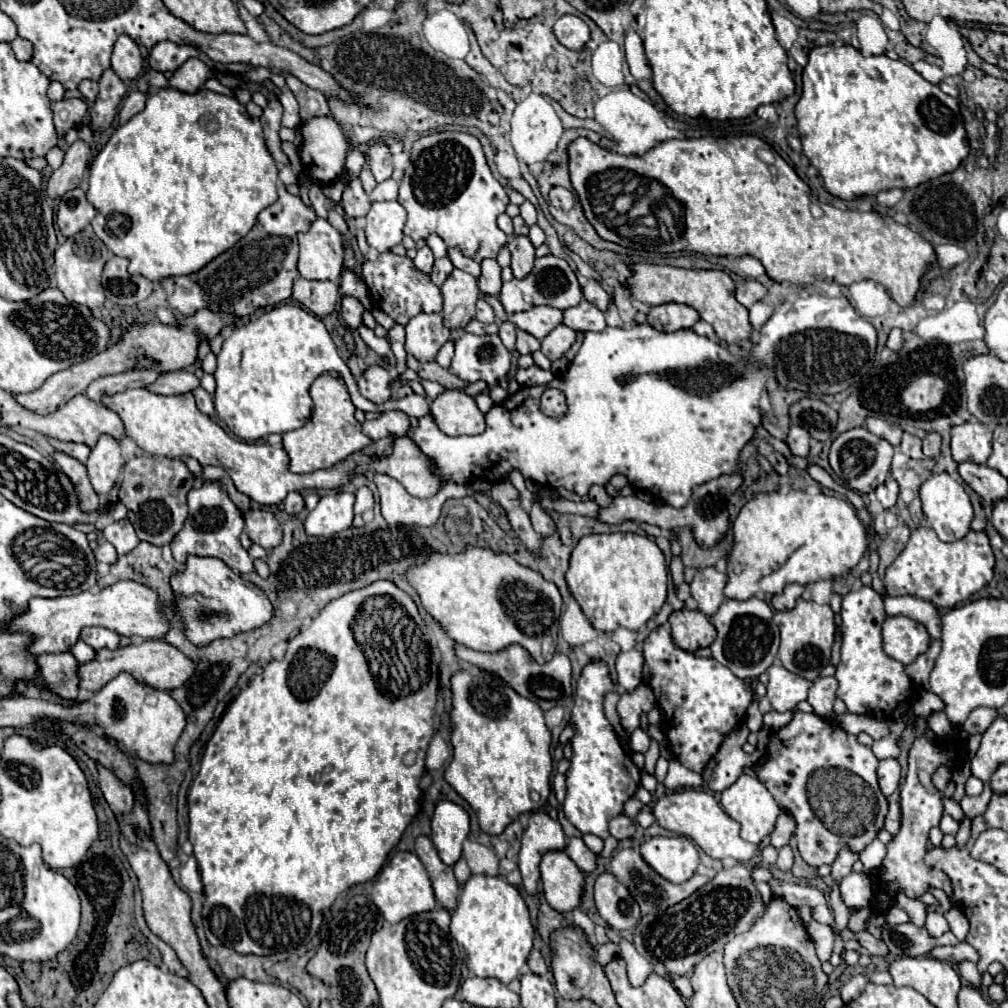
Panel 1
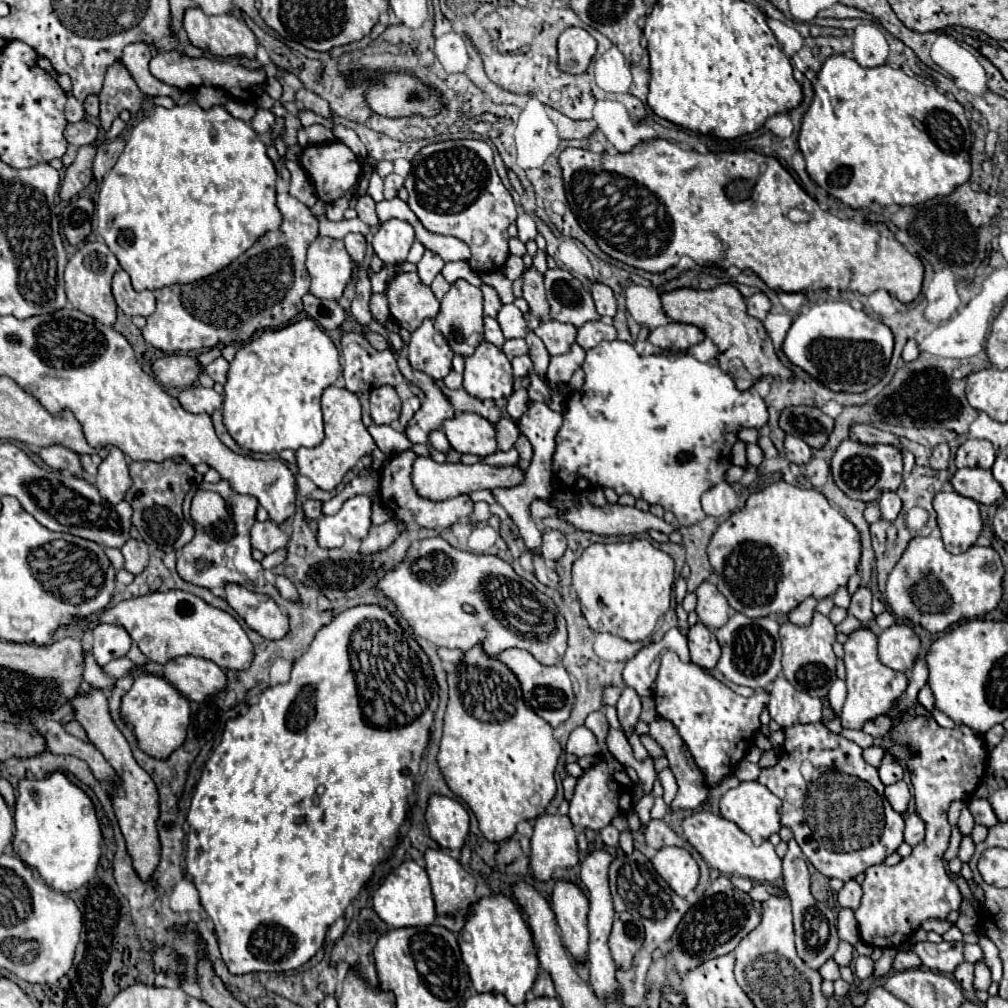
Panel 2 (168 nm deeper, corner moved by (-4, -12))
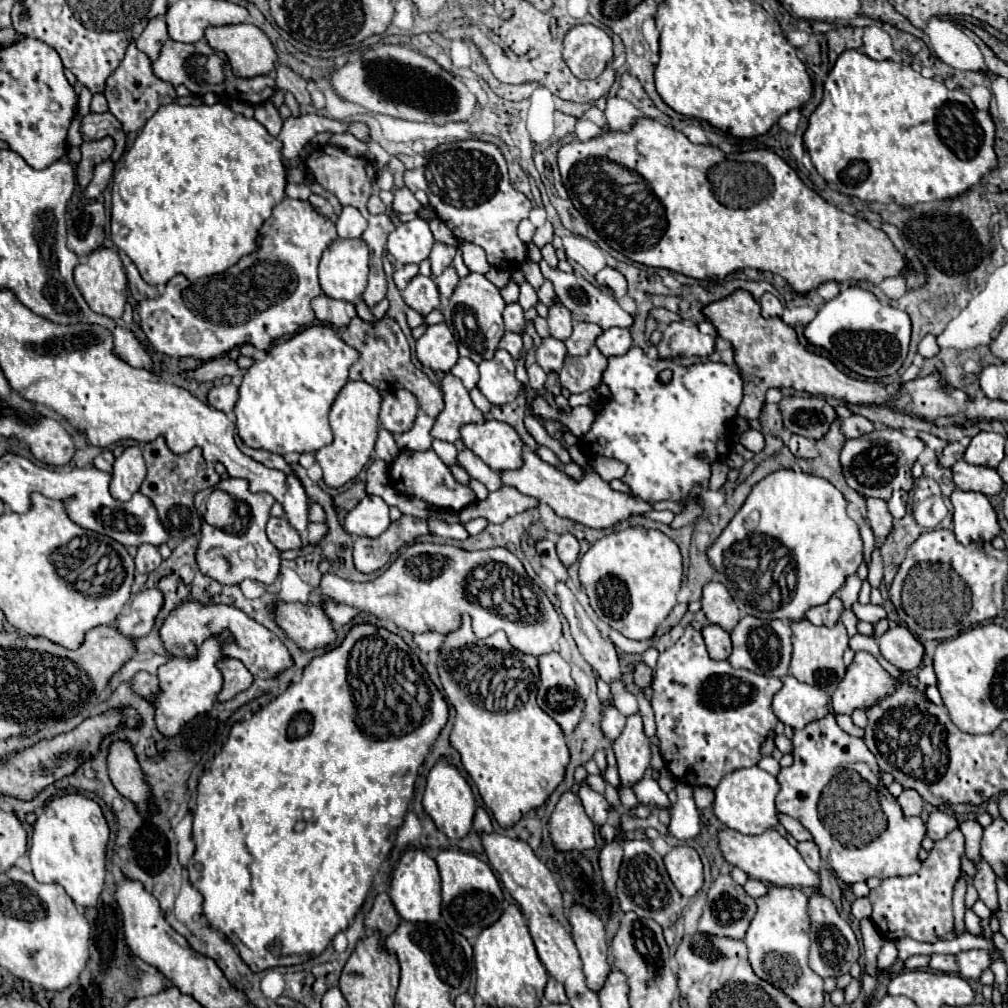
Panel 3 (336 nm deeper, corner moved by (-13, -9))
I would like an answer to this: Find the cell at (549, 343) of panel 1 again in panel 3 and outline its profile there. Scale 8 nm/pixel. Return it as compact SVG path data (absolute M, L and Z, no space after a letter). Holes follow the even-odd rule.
M592 345L588 355L584 357L566 357L558 377L560 377L560 383L570 393L584 393L600 385L604 367L606 367L606 357L602 357L598 347Z

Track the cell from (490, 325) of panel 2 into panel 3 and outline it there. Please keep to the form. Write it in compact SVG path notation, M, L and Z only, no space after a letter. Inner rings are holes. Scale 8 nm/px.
M506 331L504 337L502 337L502 341L500 341L500 349L508 351L514 359L518 359L518 355L520 355L520 351L522 351L522 337L520 337L518 333Z

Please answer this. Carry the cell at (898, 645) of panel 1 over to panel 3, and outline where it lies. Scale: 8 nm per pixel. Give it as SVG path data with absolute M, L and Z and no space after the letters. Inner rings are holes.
M902 625L890 627L878 639L878 647L880 647L882 657L888 659L892 665L900 667L902 671L914 671L922 665L924 647L920 639Z

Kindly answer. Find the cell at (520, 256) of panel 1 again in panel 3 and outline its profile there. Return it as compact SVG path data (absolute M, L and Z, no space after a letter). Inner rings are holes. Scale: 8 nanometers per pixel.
M556 301L556 303L552 303L552 305L548 307L548 317L546 317L546 321L548 321L548 325L550 325L550 335L552 335L554 339L564 341L564 339L570 337L574 321L572 321L572 317L570 317L570 311L568 311L560 301Z

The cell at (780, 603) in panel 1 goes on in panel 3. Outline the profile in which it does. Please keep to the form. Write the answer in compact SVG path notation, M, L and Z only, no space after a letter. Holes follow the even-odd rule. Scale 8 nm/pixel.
M834 595L828 603L818 605L818 607L810 607L810 609L806 611L806 619L808 619L812 625L832 627L832 625L840 619L840 613L842 613L842 601Z

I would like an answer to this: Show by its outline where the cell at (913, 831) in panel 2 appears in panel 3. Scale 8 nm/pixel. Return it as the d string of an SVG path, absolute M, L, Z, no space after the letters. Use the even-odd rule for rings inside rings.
M932 811L928 821L926 821L926 829L928 829L928 837L932 841L940 841L944 839L954 827L958 827L958 821L954 817L954 813L948 813L948 811Z

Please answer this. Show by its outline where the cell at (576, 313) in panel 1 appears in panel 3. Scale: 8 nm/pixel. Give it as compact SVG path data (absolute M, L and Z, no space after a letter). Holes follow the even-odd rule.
M606 329L596 337L596 347L606 355L606 357L614 357L614 355L624 355L630 347L632 347L632 337L628 329Z

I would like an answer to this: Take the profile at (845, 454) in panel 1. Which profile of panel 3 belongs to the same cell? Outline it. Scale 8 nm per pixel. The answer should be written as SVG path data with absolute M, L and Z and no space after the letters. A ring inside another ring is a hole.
M880 427L874 433L856 439L846 439L840 453L842 473L846 483L862 497L878 497L888 501L894 489L904 489L904 491L912 489L914 485L912 465L922 451L924 451L924 443L918 437L910 439L902 435L898 429Z

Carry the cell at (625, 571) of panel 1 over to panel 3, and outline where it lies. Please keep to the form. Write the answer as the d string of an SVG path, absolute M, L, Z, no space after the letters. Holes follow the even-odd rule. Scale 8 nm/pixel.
M628 527L624 531L606 535L598 539L580 559L580 583L586 595L590 597L590 607L596 611L598 619L602 619L612 629L620 631L624 637L636 641L650 639L654 631L662 625L662 621L670 615L670 611L676 605L680 581L682 581L682 555L678 545L662 531L654 529Z

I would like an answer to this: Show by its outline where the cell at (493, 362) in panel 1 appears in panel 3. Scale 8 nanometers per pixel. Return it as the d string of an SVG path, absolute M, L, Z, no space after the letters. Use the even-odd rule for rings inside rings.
M498 349L490 361L482 361L480 365L480 393L492 405L504 405L516 399L520 391L520 383L514 377L514 359L504 349Z

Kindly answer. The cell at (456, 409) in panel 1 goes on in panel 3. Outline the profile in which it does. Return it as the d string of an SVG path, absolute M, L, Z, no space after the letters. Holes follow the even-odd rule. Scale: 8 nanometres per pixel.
M484 421L482 425L464 425L462 443L476 453L490 469L518 469L522 465L522 441L518 433L502 421Z

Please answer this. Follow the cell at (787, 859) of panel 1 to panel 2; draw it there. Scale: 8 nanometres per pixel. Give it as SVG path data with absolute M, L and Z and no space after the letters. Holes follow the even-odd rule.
M795 840L789 842L789 850L782 858L783 878L785 878L785 892L791 898L793 904L793 922L795 922L795 944L797 944L797 954L799 958L813 970L819 970L829 958L833 958L833 954L837 952L839 946L839 936L837 936L837 918L835 914L829 910L829 906L825 902L819 902L813 898L811 890L809 890L809 868L807 868L807 858L803 856L799 844ZM819 920L827 920L829 922L829 940L825 942L823 948L819 948L819 936L817 936L817 928L819 928Z

